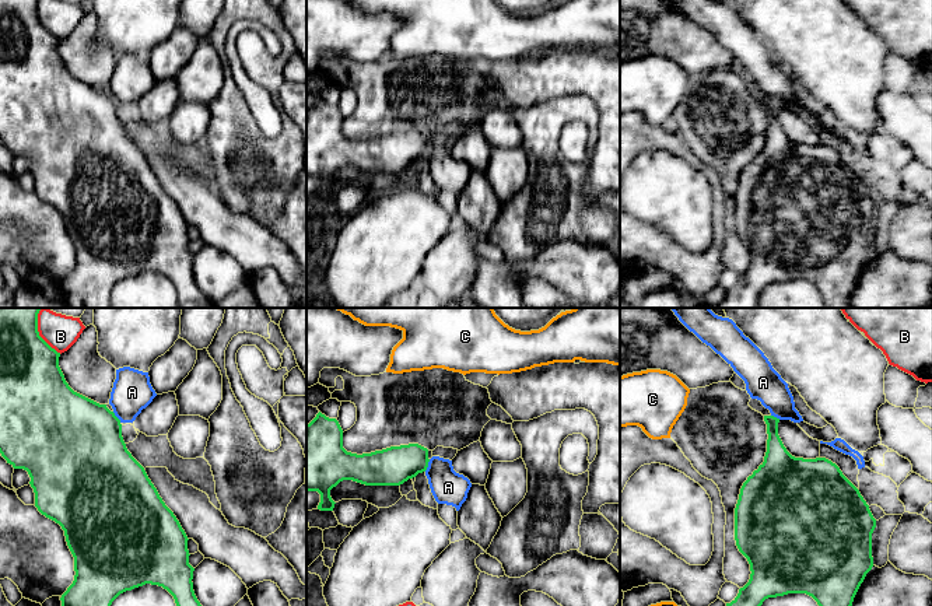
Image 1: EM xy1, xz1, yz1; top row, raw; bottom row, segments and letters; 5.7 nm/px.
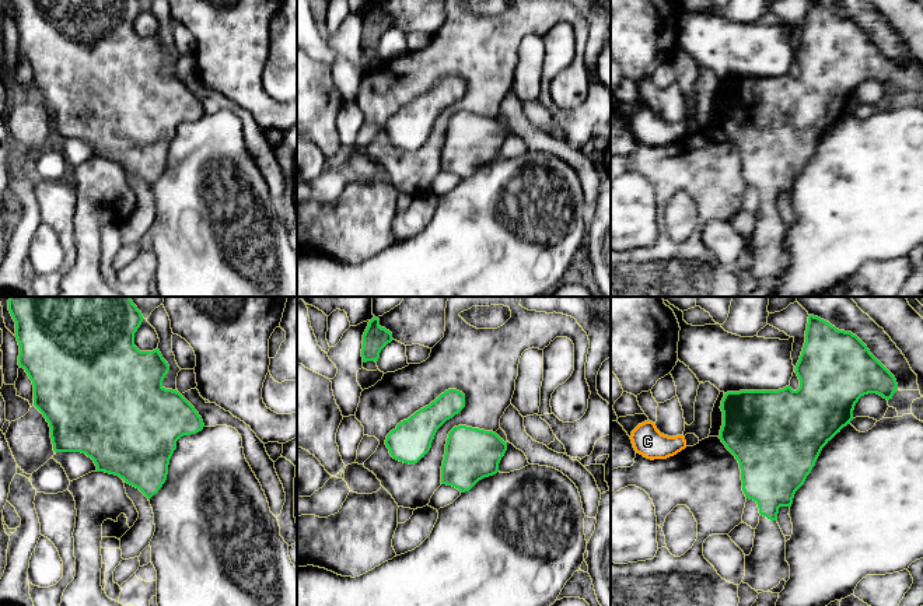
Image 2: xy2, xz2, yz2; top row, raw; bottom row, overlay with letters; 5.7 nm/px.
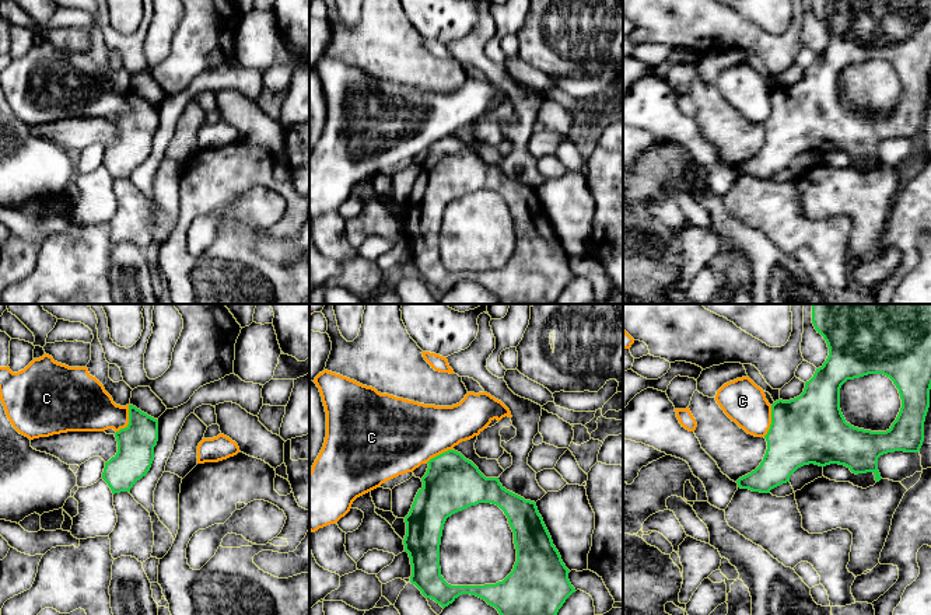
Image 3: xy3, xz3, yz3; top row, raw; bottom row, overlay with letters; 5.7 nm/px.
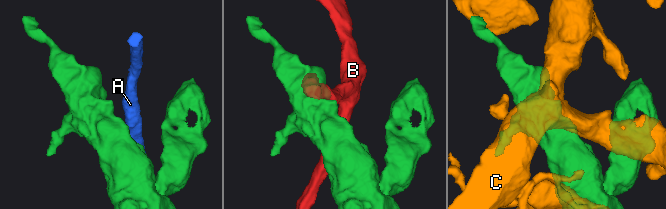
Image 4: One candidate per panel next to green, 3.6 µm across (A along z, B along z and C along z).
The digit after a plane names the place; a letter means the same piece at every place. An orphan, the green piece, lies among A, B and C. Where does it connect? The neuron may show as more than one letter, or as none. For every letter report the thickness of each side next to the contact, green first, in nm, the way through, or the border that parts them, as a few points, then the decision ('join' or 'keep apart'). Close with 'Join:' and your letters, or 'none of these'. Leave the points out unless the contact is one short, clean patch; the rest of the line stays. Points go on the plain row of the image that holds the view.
A: 220/190 nm | keep apart
B: 360/200 nm | keep apart
C: 220/280 nm | along xy3 (129, 90), (129, 108), (116, 118) | keep apart
Join: none of these

